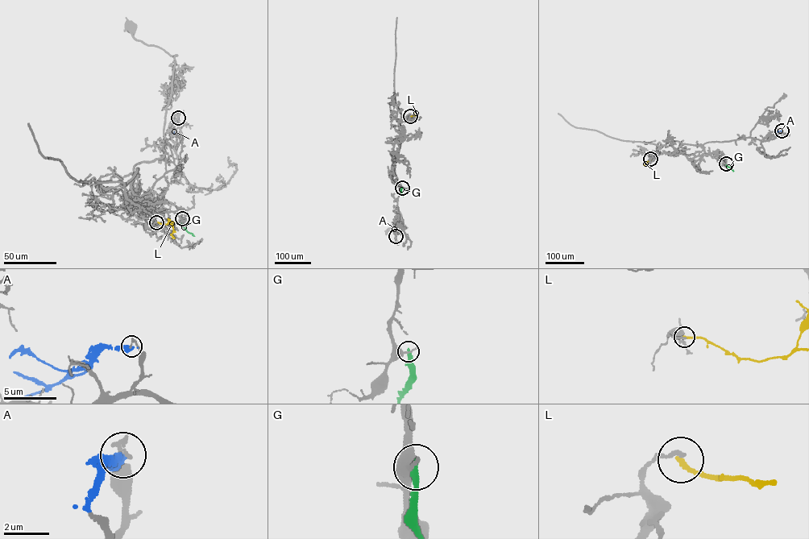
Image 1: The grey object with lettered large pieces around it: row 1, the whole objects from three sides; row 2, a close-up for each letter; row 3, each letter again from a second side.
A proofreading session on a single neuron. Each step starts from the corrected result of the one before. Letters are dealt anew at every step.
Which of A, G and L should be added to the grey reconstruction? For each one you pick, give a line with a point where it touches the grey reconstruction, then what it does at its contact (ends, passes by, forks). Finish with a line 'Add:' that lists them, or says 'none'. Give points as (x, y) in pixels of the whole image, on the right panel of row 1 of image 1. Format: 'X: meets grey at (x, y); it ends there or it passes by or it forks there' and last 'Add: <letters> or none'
Add: none

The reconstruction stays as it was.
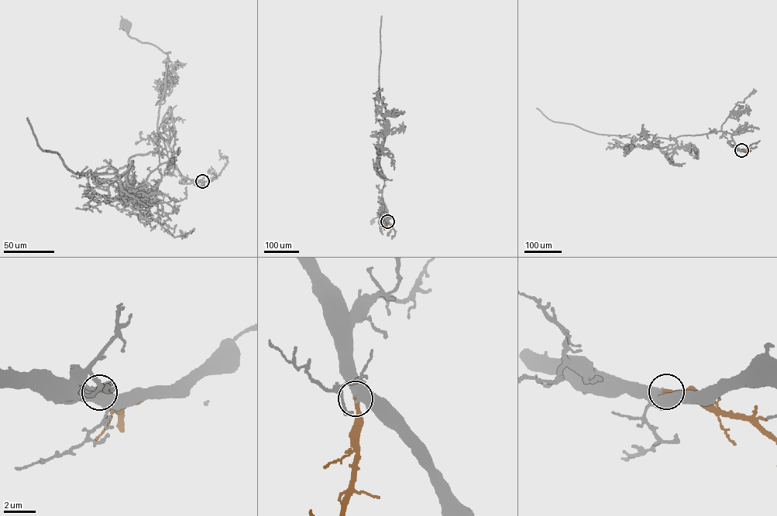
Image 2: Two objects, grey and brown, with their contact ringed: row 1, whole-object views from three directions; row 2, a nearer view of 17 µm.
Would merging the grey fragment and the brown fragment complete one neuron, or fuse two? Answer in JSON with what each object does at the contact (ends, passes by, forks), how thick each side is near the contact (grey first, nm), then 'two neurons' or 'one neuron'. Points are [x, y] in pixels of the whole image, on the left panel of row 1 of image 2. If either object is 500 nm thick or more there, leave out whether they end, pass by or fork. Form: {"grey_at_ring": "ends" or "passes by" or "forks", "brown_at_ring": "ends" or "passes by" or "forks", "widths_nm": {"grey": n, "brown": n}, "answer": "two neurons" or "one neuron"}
{"widths_nm": {"grey": 550, "brown": 320}, "answer": "one neuron"}

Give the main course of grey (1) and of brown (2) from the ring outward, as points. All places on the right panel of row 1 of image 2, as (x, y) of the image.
1: (741, 150), (735, 146), (731, 134), (721, 131), (721, 125), (737, 103), (744, 102), (753, 92)
2: (741, 150), (751, 150)

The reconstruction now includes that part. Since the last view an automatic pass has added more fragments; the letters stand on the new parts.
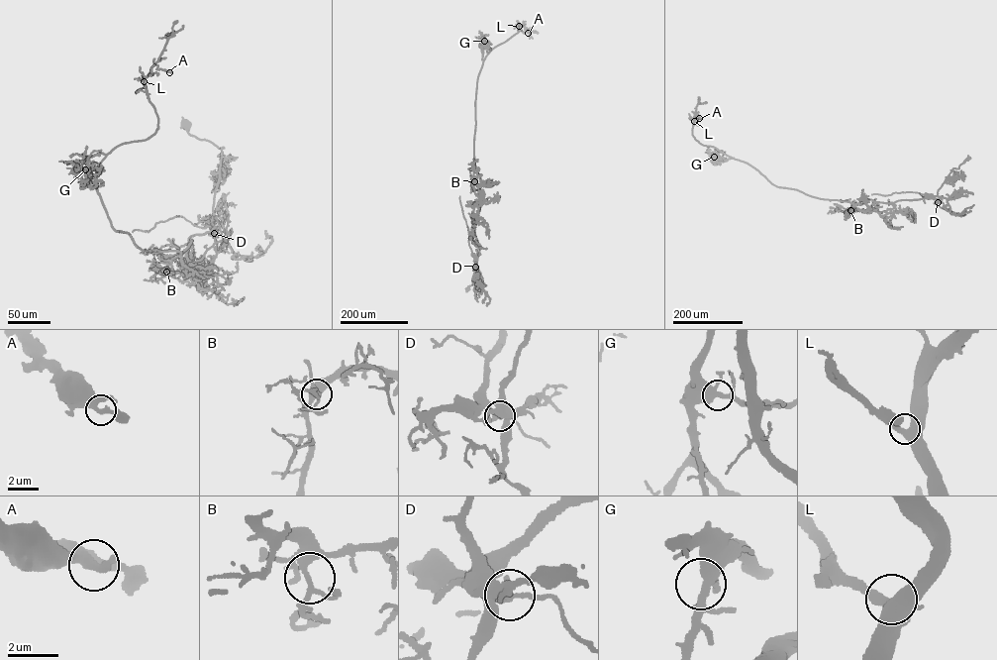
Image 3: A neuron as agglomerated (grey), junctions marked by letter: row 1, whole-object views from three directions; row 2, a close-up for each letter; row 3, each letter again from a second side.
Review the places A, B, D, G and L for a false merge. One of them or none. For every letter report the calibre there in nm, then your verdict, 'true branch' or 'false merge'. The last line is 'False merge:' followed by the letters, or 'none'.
A: 360 nm | true branch
B: 200 nm | true branch
D: 240 nm | false merge
G: 400 nm | true branch
L: 400 nm | true branch
False merge: D

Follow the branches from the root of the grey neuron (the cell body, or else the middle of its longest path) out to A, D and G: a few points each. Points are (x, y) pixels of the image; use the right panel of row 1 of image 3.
A: (967, 159), (952, 168), (937, 195), (853, 204), (772, 184), (747, 164), (696, 141), (694, 115), (699, 118)
D: (967, 159), (958, 168), (952, 168), (938, 190), (937, 202)
G: (967, 159), (952, 168), (937, 195), (854, 204), (778, 187), (721, 151), (714, 157)

